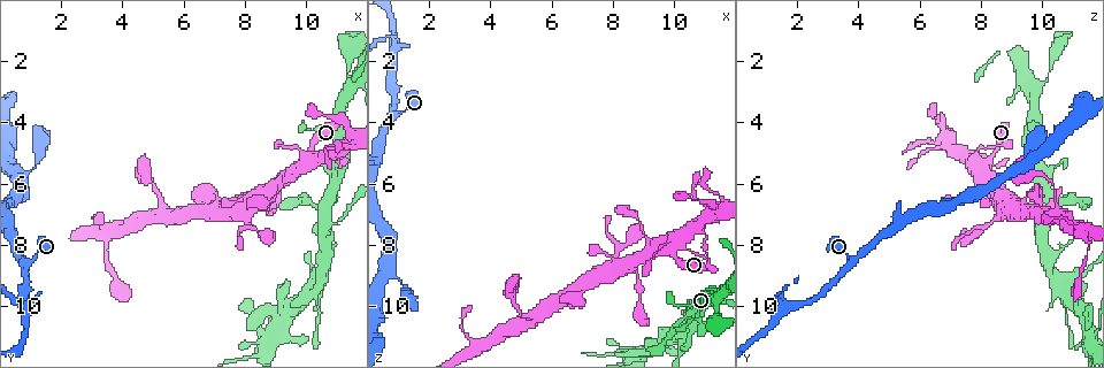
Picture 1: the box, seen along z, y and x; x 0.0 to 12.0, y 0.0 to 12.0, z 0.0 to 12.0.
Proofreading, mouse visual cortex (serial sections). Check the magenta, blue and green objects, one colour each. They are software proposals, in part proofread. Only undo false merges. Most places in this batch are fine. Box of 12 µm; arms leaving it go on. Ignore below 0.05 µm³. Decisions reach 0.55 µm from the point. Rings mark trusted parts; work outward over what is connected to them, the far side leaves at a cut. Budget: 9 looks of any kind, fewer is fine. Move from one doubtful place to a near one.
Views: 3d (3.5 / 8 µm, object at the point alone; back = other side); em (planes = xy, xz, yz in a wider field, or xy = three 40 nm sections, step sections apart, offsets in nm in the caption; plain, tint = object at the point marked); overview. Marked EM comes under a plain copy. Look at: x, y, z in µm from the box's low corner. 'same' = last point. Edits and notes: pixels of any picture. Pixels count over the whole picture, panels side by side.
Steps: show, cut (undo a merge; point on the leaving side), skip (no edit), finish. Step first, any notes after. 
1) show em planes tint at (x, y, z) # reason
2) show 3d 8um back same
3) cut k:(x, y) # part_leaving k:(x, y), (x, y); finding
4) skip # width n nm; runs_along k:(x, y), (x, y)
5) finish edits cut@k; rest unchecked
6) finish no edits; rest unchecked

show 3d 3.5um at (0.9, 10.3, 1.4)

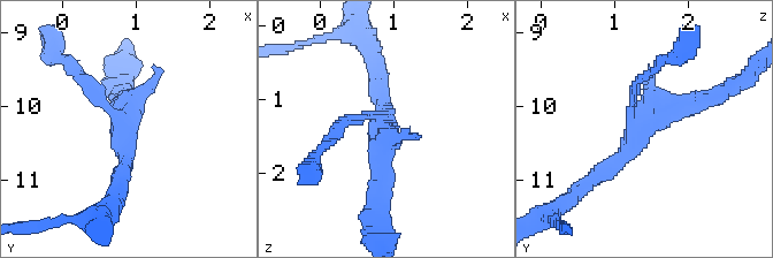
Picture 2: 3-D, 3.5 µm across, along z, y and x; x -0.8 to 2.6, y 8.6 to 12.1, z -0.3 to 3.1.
show em planes tint at (0.85, 10.35, 1.35) # shape alone is not enough

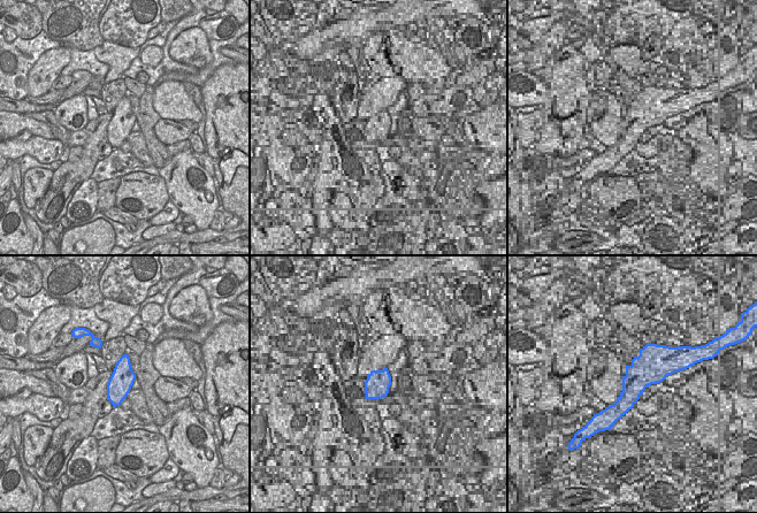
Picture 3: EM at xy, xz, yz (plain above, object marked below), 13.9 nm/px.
skip # runs_along 2:(713, 97), (668, 107), (589, 181); one cell here

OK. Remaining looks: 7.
show 3d 8um at (8.1, 6.7, 8.8) # narrows sharply

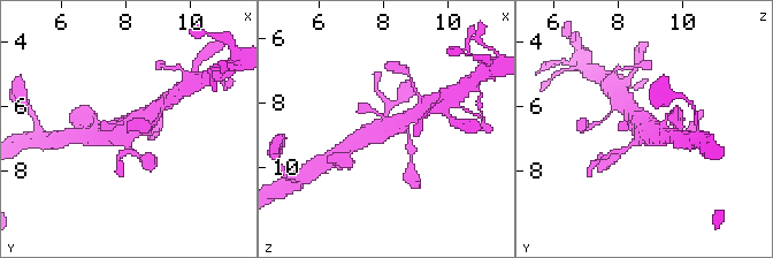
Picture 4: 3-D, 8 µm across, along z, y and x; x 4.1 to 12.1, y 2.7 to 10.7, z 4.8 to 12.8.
show 3d 3.5um at (8.1, 6.6, 8.9) # zoom in

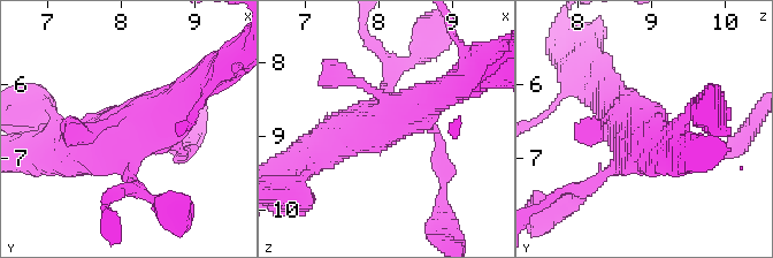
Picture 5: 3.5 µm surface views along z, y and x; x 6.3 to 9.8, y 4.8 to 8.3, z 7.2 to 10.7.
show em xy step 2 tint at (8.10, 6.65, 8.80)

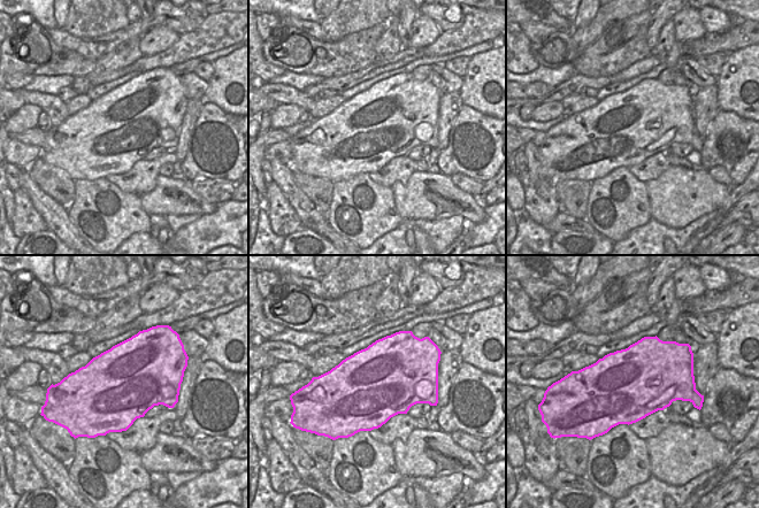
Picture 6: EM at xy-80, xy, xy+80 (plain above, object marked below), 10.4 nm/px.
skip # runs_along 5:(201, 83), (159, 118), (78, 150); one cell here

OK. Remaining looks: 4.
show 3d 3.5um at (10.6, 6.8, 10.2) # four or more arms meet

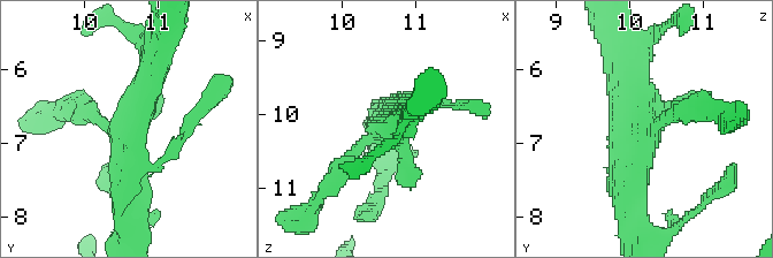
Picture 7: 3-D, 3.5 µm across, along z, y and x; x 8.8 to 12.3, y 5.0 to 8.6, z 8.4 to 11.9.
show em xy step 1 tint at (10.65, 6.75, 10.15) # now the EM

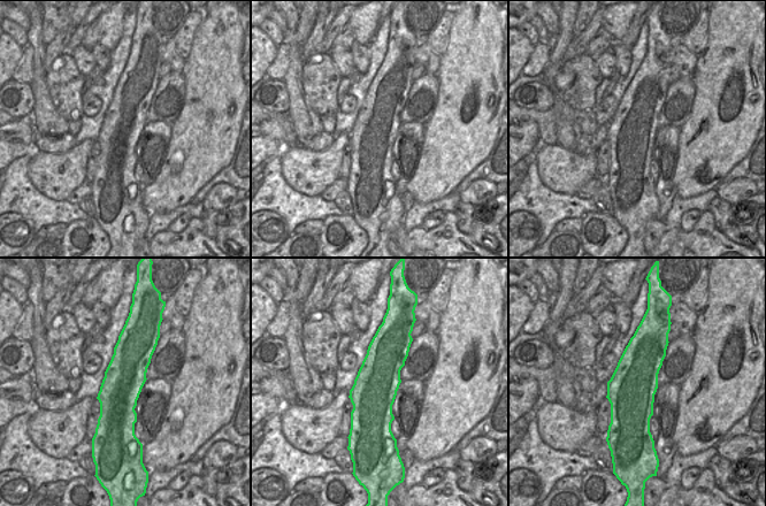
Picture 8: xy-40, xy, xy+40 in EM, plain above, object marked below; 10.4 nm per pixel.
skip # runs_along 7:(155, 58), (131, 121), (131, 203); continuous, no second cell

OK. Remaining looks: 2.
show 3d 3.5um at (10.2, 9.4, 11.0)

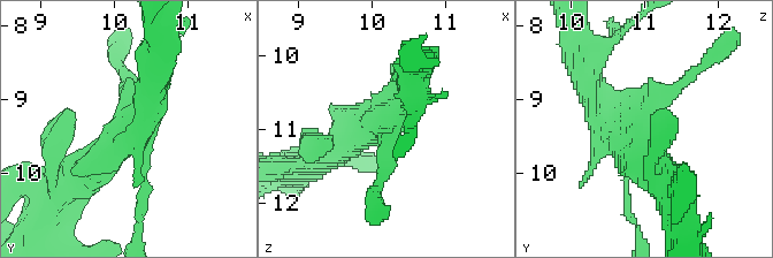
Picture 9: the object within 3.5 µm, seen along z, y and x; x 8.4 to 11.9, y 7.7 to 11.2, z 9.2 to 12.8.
show em xy step 2 tint at (10.20, 9.45, 10.90) # shape alone is not enough

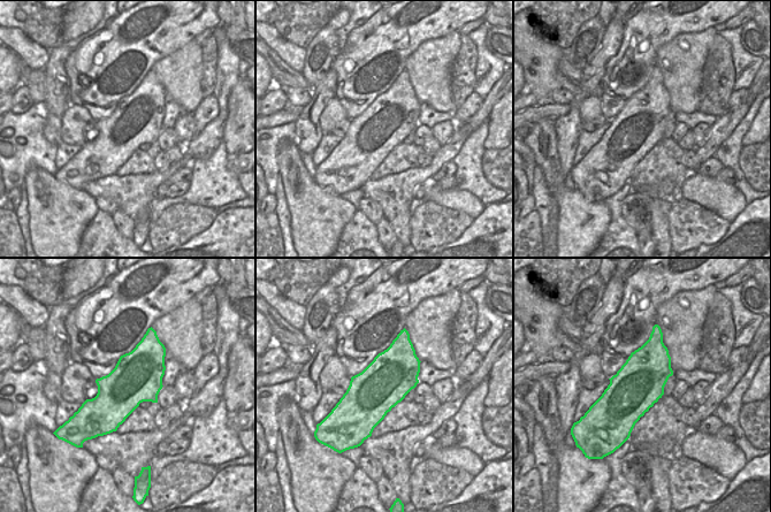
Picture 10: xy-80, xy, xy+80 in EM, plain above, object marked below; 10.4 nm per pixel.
skip # runs_along 9:(587, 89), (640, 135), (666, 181); one cell here

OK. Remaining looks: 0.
finish no edits; rest unchecked

